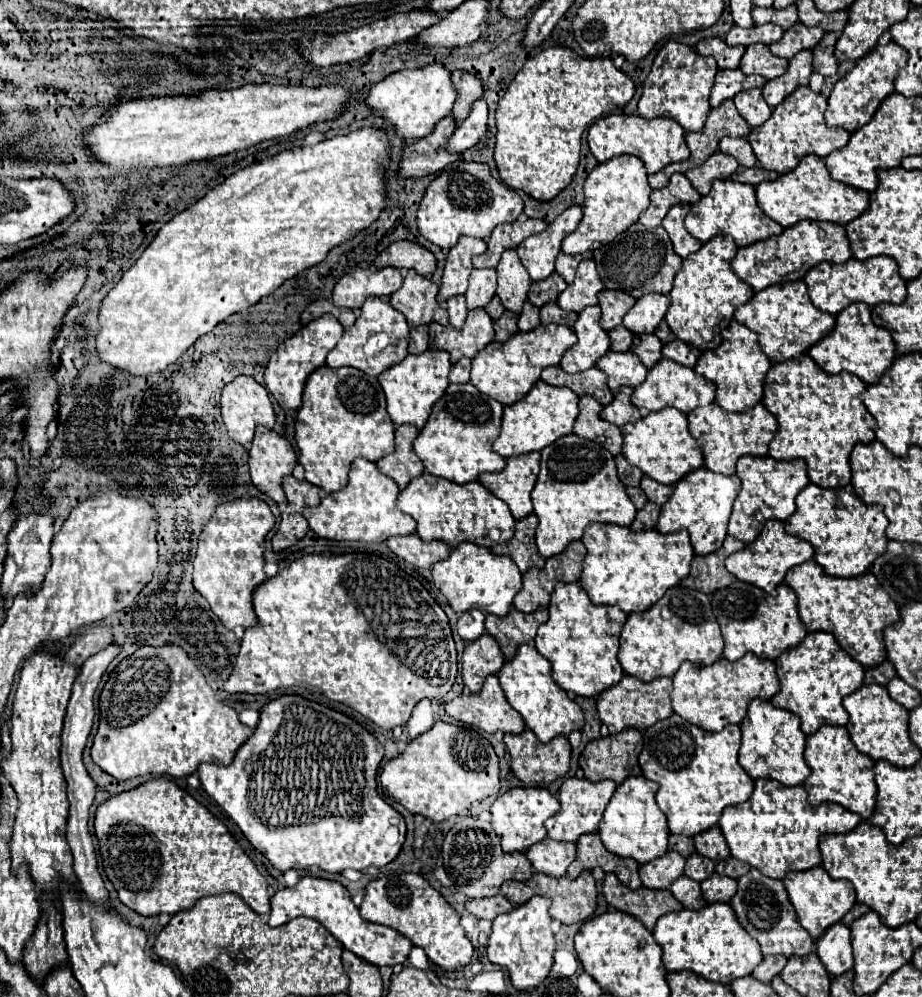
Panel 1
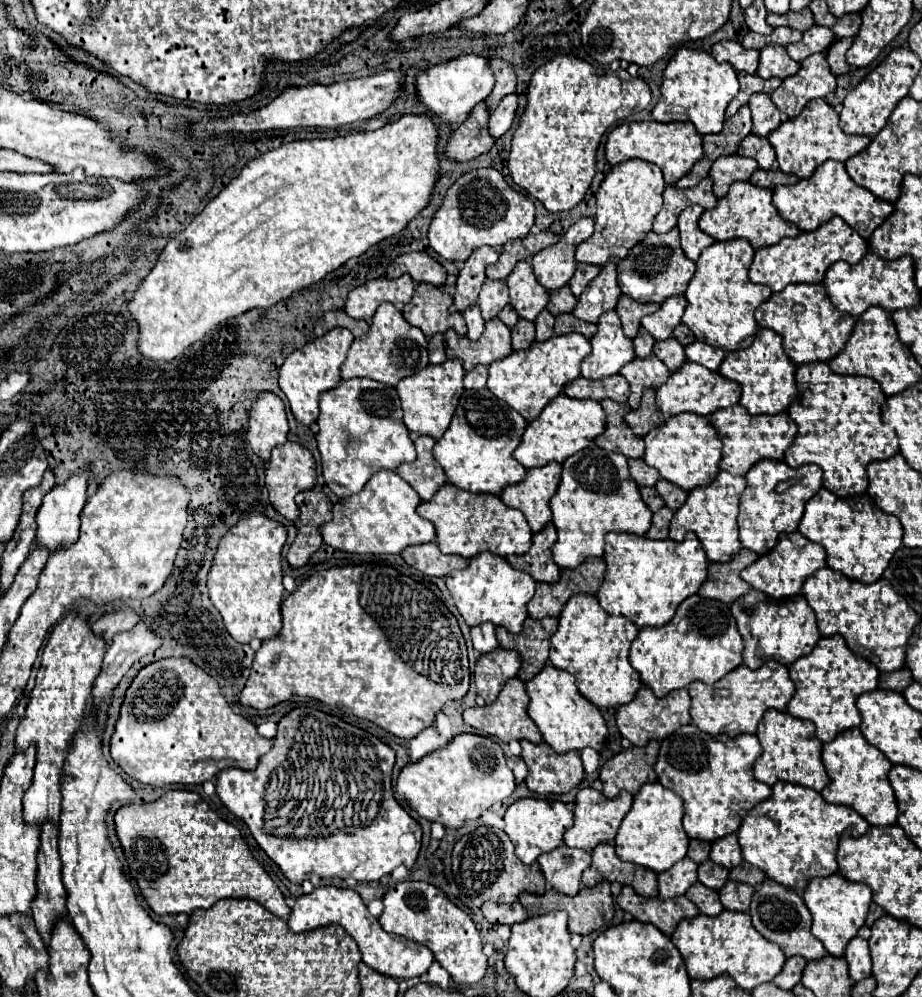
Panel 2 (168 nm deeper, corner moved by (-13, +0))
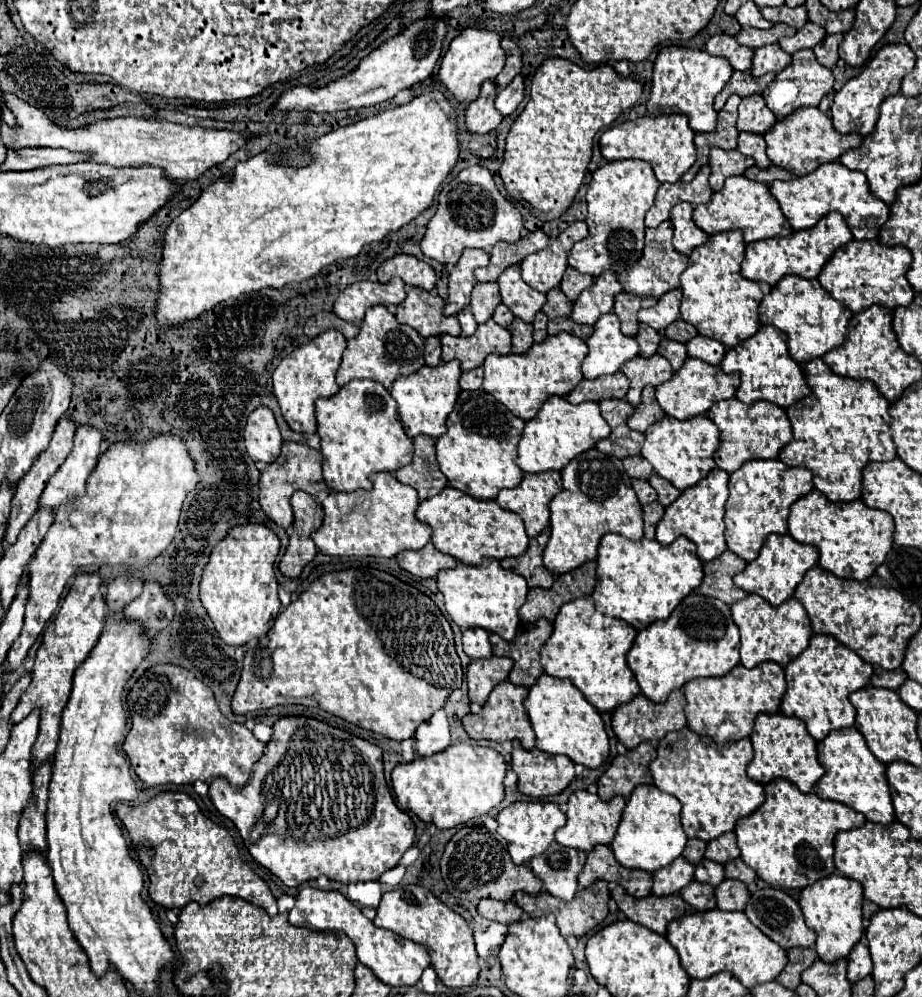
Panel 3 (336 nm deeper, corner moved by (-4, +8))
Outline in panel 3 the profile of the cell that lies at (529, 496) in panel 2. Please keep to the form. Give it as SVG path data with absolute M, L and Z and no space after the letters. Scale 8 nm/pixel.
M543 471L543 475L523 475L517 487L503 489L495 501L503 509L515 511L523 519L527 535L537 537L549 525L549 501L559 491L559 471Z

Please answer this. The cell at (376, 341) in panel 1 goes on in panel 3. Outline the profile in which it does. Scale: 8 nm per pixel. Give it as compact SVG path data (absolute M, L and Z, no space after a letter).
M375 305L369 307L363 321L361 321L361 331L357 337L347 341L347 349L343 353L341 367L337 371L337 385L345 385L351 379L373 379L379 381L385 389L391 387L391 383L399 375L409 375L423 367L423 339L419 333L415 333L409 325L401 325L395 315L383 307Z

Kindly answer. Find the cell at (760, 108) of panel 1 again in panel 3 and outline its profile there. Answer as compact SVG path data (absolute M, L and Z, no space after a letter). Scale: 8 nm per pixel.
M749 95L741 99L739 119L737 119L739 131L765 133L773 123L775 123L775 115L767 109L761 95Z

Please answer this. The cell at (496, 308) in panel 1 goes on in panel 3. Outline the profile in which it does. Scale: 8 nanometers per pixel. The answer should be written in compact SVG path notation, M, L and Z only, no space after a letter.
M499 303L497 309L495 309L495 313L493 313L493 321L499 323L501 327L509 327L511 321L513 321L513 313L507 309L507 305Z

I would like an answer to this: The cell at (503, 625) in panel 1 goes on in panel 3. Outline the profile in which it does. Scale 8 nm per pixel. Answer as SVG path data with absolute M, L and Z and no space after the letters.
M539 619L535 623L521 623L511 643L499 639L499 635L489 635L493 653L511 657L515 661L509 675L511 683L531 687L537 681L537 677L543 673L543 667L539 663L539 649L551 631L551 623L547 619Z

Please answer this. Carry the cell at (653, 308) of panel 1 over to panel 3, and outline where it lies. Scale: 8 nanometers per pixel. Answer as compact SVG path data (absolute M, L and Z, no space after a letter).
M681 289L667 291L663 297L659 297L655 307L649 307L637 313L639 323L645 323L655 331L663 333L665 327L679 317L679 301L681 301Z

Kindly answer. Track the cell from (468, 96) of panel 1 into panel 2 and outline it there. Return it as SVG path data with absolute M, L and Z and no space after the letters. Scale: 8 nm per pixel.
M492 59L490 65L492 65L492 71L496 75L496 87L488 95L486 103L490 105L490 109L496 109L504 95L510 95L510 93L516 91L518 79L516 79L514 67L512 67L510 61L506 61L506 59Z

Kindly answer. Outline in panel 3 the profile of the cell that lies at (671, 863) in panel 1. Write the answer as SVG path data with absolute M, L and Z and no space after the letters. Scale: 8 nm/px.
M679 857L675 859L675 863L671 863L671 867L663 867L663 871L653 873L651 893L659 897L679 893L693 879L693 873L695 873L695 867L687 863L683 857Z

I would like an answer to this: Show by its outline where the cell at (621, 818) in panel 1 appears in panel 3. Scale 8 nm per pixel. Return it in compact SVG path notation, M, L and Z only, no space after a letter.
M653 785L635 787L631 799L627 799L627 807L623 811L619 829L611 843L615 859L623 867L633 867L633 869L639 867L649 873L655 873L657 869L669 865L673 859L681 855L687 843L687 835L681 829L679 813L681 813L681 803L669 793L663 793Z

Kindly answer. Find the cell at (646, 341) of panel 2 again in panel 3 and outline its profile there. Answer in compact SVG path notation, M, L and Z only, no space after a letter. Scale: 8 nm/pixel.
M641 325L639 331L637 331L637 335L635 335L635 339L639 343L639 355L641 357L651 357L657 351L657 345L659 345L661 335L655 329L651 329L647 325Z

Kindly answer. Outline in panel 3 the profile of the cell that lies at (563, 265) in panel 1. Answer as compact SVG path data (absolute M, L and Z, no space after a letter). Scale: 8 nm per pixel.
M569 267L569 269L565 271L559 287L561 287L561 291L563 291L571 301L575 301L577 295L579 295L583 289L587 289L591 283L593 283L593 277L591 277L591 275L583 275L583 273L575 271L573 267Z

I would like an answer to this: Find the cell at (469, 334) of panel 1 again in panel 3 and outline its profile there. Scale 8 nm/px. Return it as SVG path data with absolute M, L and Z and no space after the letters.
M493 319L481 323L471 337L453 337L453 335L439 335L443 345L443 361L459 359L461 369L469 371L479 367L489 353L507 355L511 353L511 335L505 327L499 327Z

